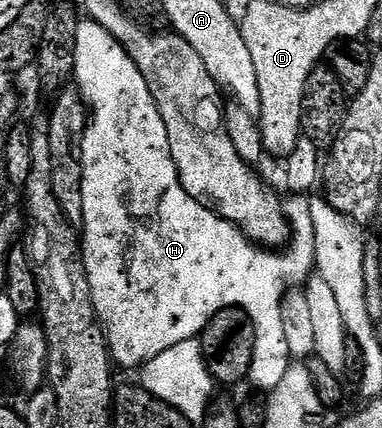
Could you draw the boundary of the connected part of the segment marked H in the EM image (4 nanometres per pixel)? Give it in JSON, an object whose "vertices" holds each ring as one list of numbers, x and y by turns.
{"vertices":[[81,20,78,24,73,78,91,111,83,140,83,220,80,225,85,234,83,230,79,238,81,263,85,266,93,307,105,331,110,359,118,367,136,371,155,360,159,352,167,352,167,348,175,348,175,344,183,344,188,338,197,338,215,312,238,306,247,312,255,328,255,359,259,368,250,370,248,381,264,392,272,392,279,380,287,376,291,364,283,336,281,299,290,284,304,283,314,273,315,228,312,224,294,225,291,245,284,252,274,252,250,242,230,222,191,200,181,187,175,160,171,160,171,144,167,140,167,128,163,128,163,116,159,116,159,108,155,108,143,76,125,49,98,22]]}

